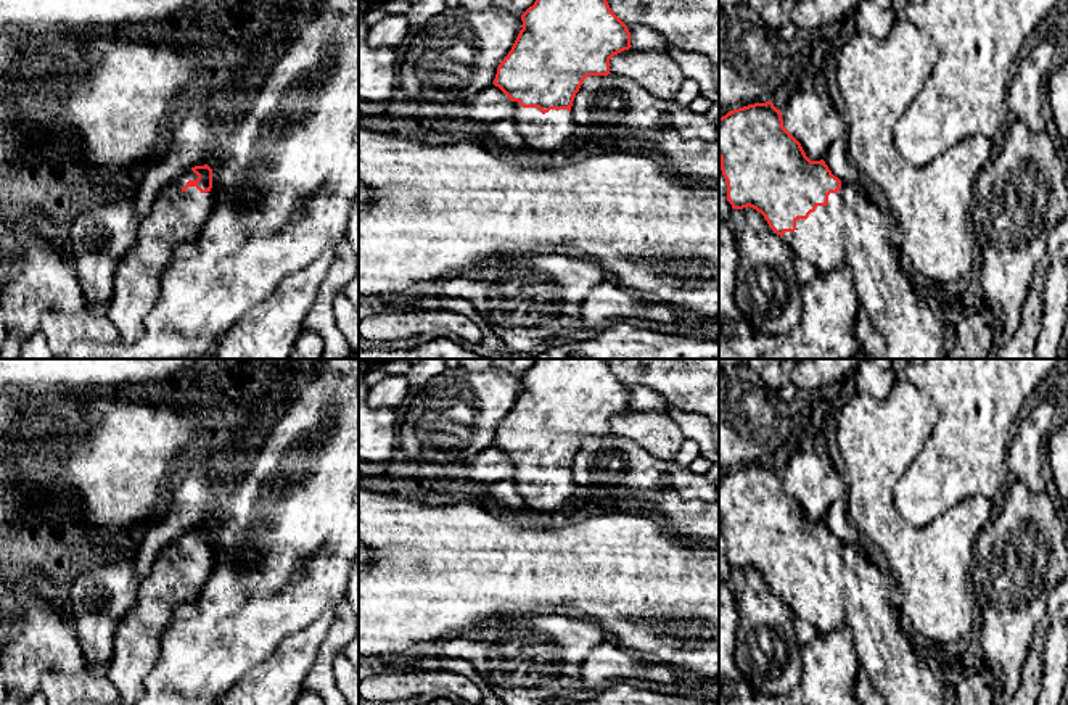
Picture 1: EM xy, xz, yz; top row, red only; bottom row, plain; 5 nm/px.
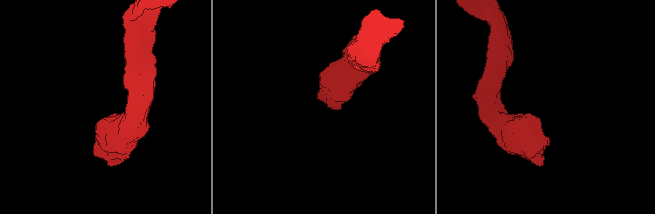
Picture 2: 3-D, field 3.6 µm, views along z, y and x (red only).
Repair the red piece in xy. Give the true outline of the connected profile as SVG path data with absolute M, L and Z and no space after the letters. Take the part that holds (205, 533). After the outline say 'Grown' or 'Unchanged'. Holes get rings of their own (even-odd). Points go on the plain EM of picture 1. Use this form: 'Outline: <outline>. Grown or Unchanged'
Outline: M207 525L188 530L159 552L114 633L106 674L121 702L134 703L142 697L145 676L162 645L162 633L174 621L179 605L199 597L214 567L212 530Z. Grown

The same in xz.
Outline: M536 359L521 381L523 390L499 425L494 446L513 462L511 480L524 507L561 513L574 504L571 467L584 439L611 435L610 420L632 407L631 393L611 372L606 359Z. Grown

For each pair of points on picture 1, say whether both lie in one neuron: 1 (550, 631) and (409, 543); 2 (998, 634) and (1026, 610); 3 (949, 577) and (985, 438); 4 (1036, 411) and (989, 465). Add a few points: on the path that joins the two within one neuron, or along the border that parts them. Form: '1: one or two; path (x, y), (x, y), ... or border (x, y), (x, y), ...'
1: two; border (558, 612), (501, 615), (488, 622)
2: one; path (1004, 628), (1020, 612)
3: two; border (989, 499), (965, 498), (938, 517)
4: two; border (1025, 406), (1007, 449), (1009, 477)

